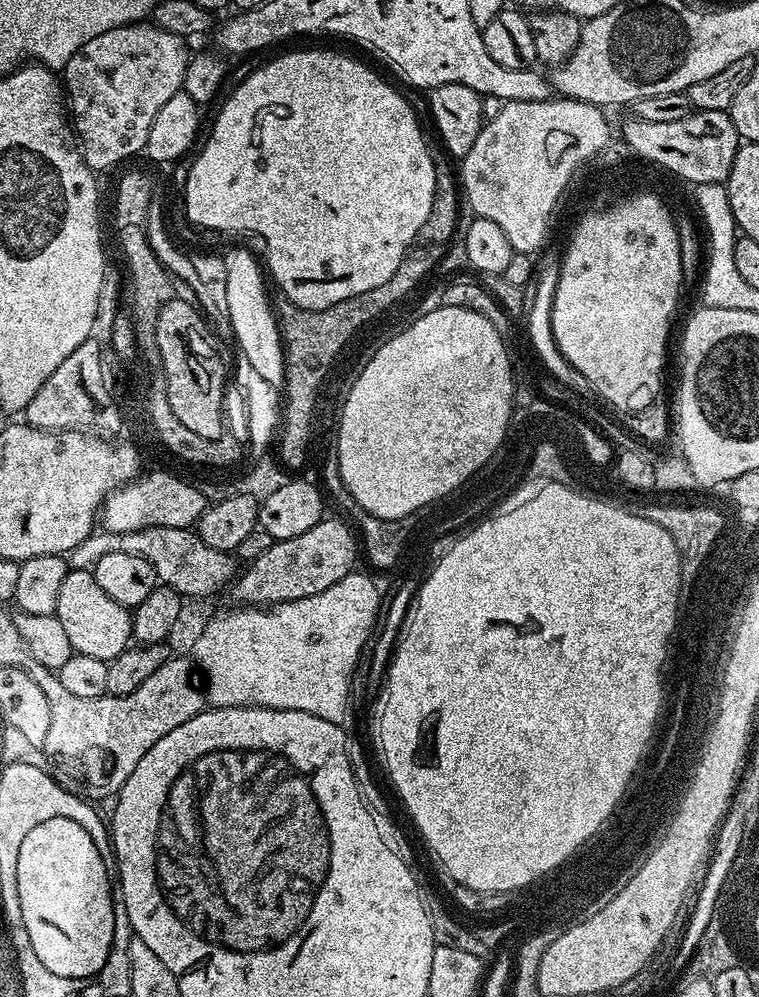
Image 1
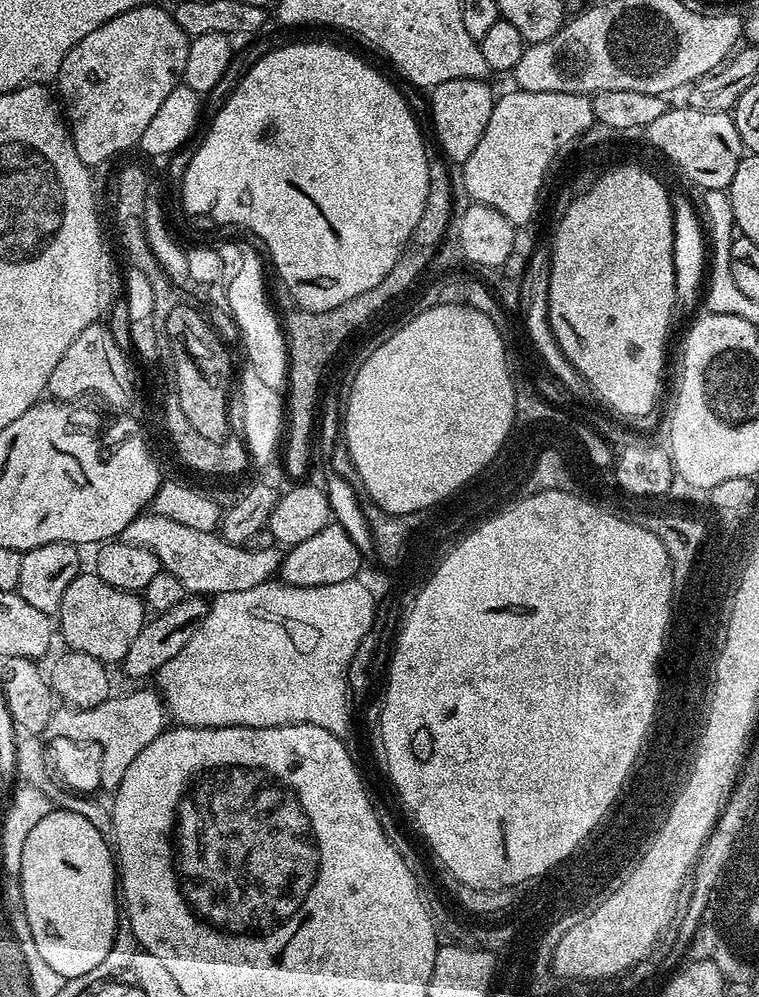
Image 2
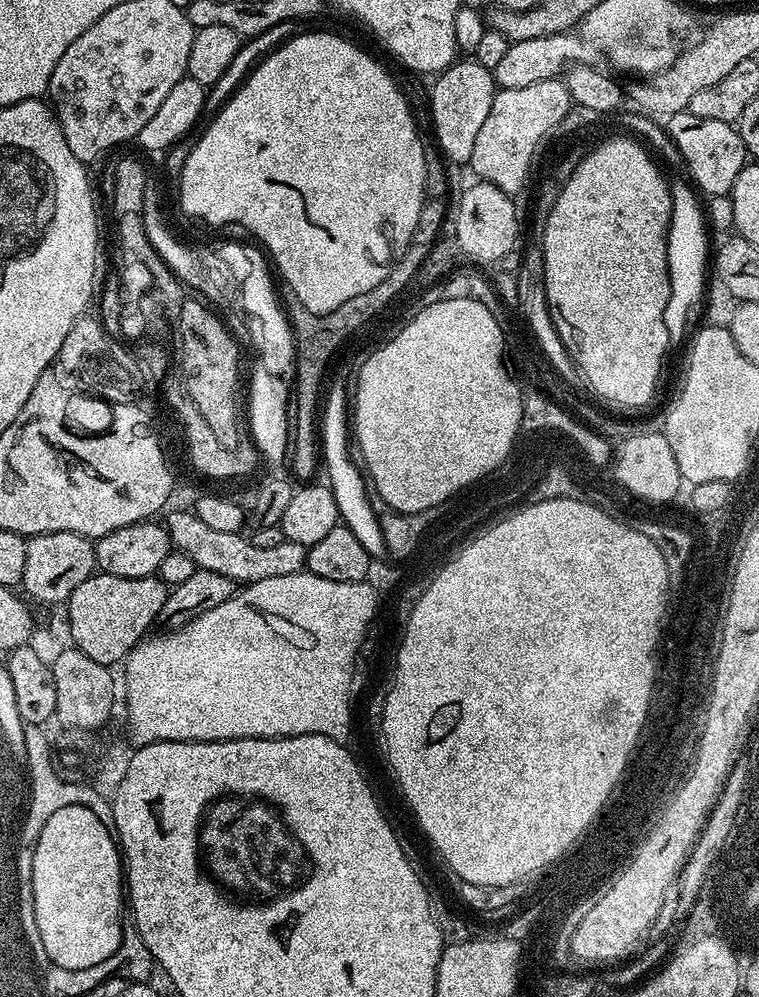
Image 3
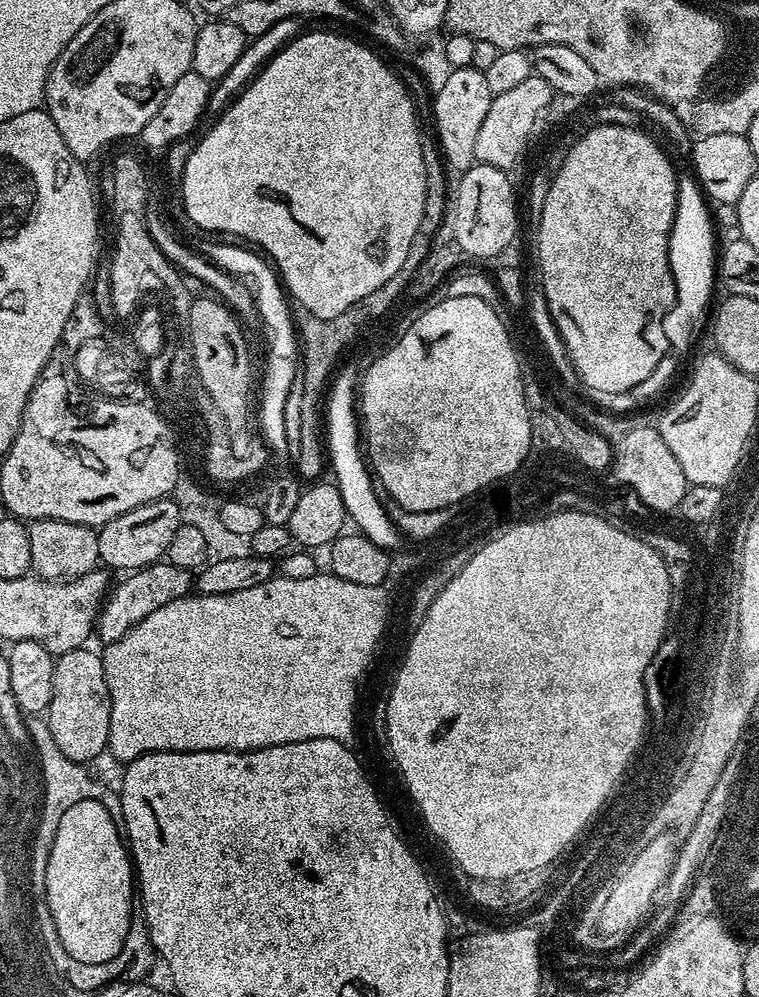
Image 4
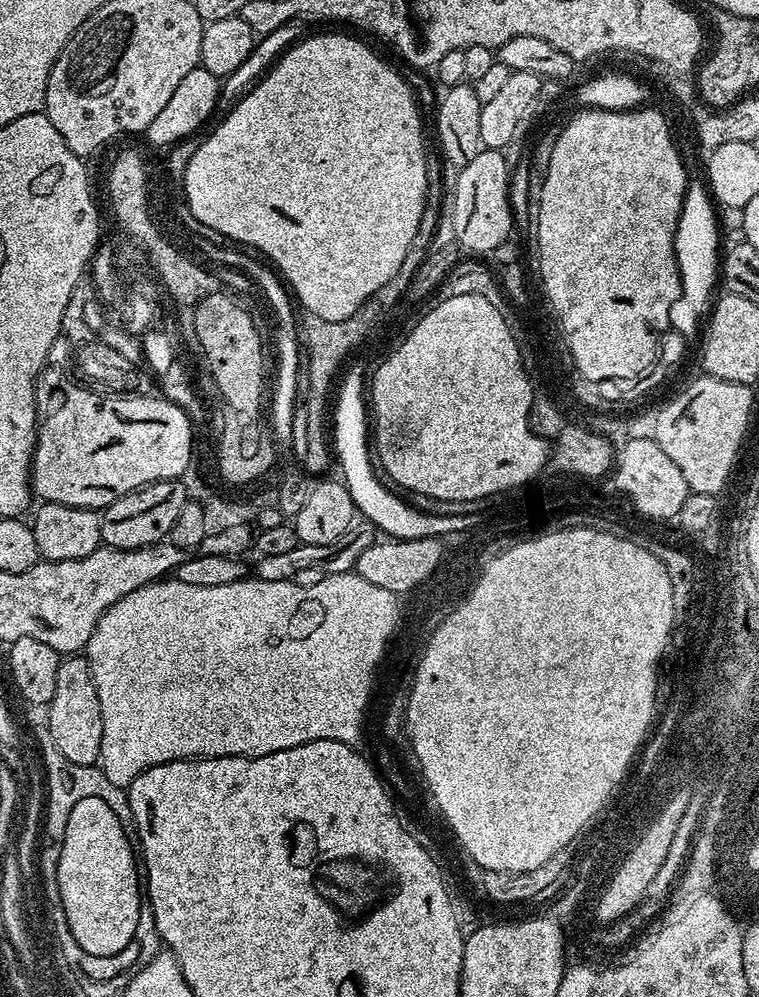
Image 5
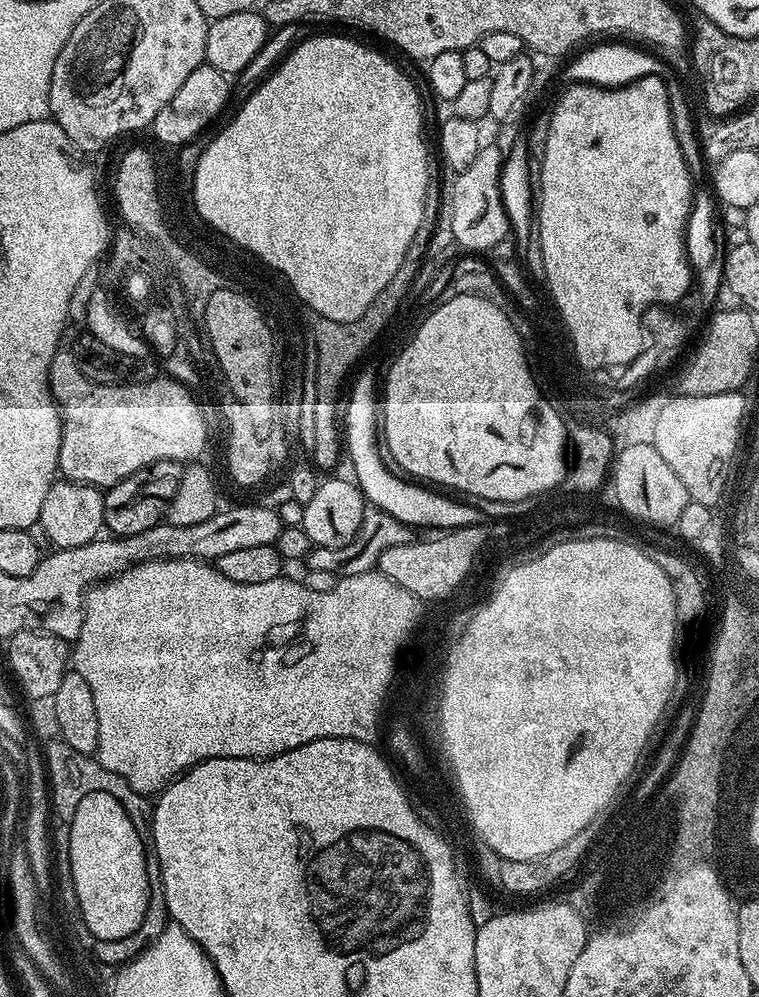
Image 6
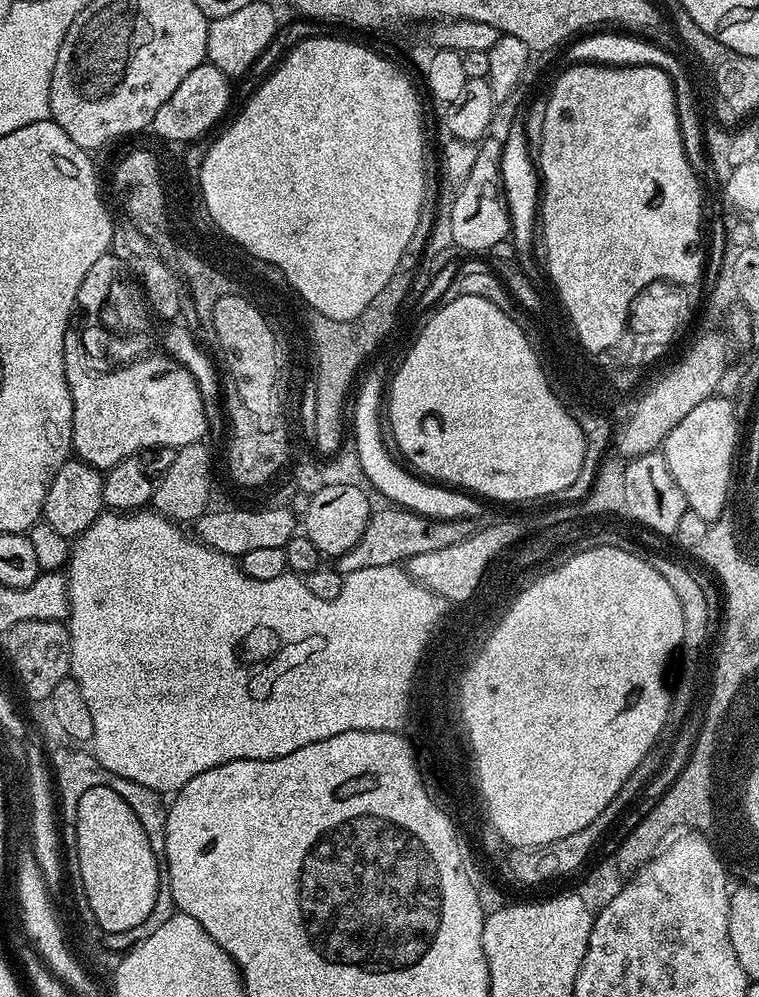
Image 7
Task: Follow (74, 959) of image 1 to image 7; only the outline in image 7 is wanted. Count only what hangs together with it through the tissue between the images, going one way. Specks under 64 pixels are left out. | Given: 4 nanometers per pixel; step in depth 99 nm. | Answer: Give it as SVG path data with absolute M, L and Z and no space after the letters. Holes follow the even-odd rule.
M103 779L93 793L86 794L86 799L80 800L80 849L74 853L74 858L84 864L88 900L92 900L92 908L96 908L96 916L100 916L100 924L104 924L104 928L131 928L132 923L139 923L144 916L148 916L148 908L152 908L152 896L156 896L152 851L148 846L146 830L140 828L130 806L126 806L126 801L121 797L122 786L116 784L111 788L113 781L108 780Z

